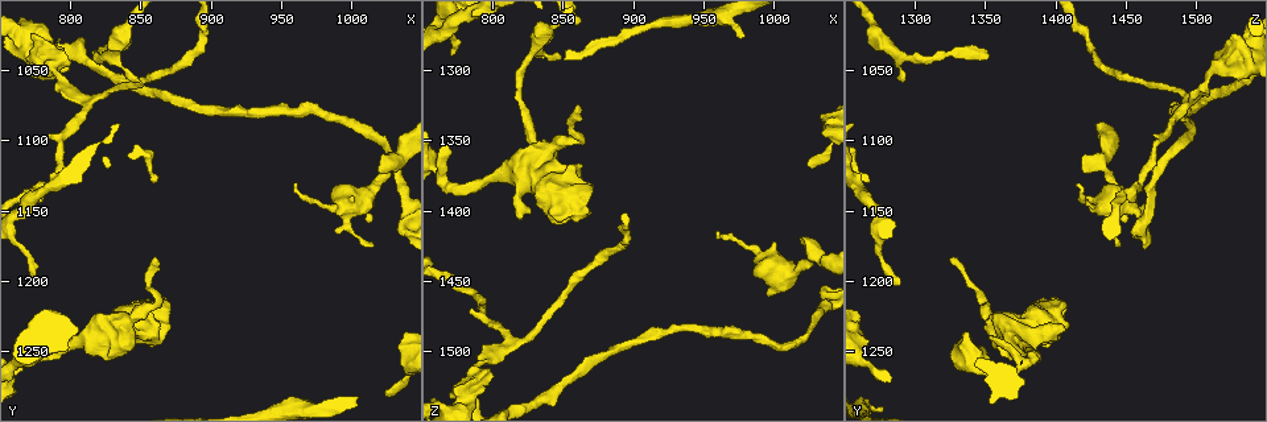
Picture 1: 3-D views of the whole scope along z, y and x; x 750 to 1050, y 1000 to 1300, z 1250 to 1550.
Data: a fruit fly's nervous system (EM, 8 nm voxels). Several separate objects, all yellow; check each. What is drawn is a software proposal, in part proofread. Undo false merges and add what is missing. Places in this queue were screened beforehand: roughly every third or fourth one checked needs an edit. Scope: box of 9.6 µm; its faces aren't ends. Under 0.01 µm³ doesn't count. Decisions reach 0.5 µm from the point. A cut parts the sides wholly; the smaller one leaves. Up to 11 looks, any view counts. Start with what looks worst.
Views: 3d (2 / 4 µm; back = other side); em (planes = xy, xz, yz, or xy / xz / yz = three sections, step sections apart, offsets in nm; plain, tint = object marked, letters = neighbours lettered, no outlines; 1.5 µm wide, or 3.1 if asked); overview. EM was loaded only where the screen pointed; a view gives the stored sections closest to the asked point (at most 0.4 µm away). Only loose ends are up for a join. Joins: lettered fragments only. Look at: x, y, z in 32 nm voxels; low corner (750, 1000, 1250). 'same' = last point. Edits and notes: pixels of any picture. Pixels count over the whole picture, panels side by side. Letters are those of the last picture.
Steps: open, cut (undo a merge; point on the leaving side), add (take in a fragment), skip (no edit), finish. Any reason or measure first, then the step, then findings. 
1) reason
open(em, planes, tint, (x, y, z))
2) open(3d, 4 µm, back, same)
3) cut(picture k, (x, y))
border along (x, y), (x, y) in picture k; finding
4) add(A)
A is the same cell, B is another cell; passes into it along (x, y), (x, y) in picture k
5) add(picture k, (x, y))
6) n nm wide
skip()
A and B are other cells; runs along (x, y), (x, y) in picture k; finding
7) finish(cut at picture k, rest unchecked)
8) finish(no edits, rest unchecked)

an open end
open(em, xy, step 4, tint, (1014, 1174, 1444))

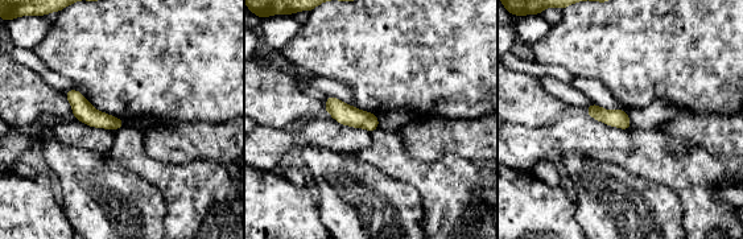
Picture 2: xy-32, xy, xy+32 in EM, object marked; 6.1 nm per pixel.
open(em, planes, letters, same)

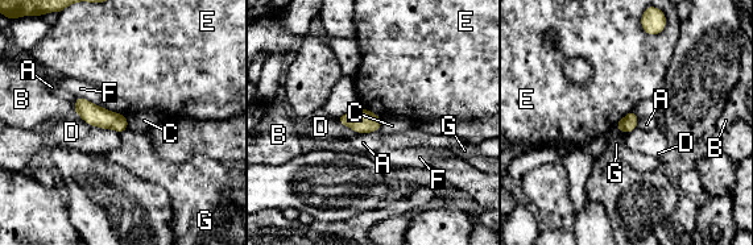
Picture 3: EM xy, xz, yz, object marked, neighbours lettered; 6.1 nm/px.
100 nm wide
skip()
A, B, C, D, E, F and G are other cells; border along (102, 107), (120, 112), (125, 117) in picture 3; none of them fits

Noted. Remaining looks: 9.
thin end
open(3d, 2 µm, (848, 1058, 1292))

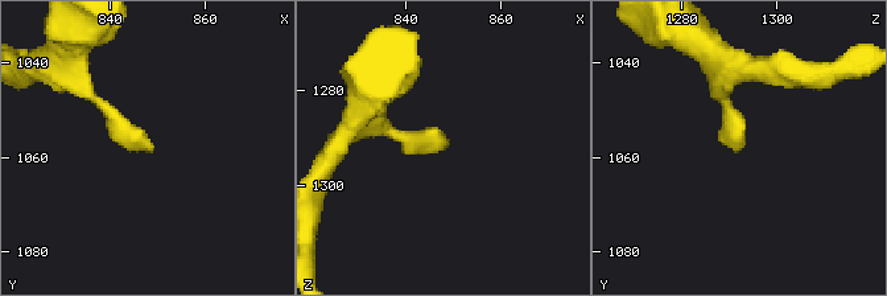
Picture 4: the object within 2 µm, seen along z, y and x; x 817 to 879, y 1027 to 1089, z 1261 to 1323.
need the tissue
open(em, yz, step 4, letters, (848, 1058, 1291))

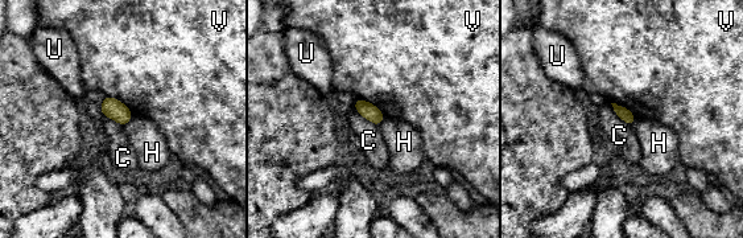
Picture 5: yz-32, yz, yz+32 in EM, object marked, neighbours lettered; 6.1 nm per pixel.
skip()
C, H, U and V are other cells; border along (610, 103), (613, 110), (631, 124) in picture 5; no lettered fragment goes on from it

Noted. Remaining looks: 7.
free end
open(3d, 2 µm, (960, 1132, 1416))

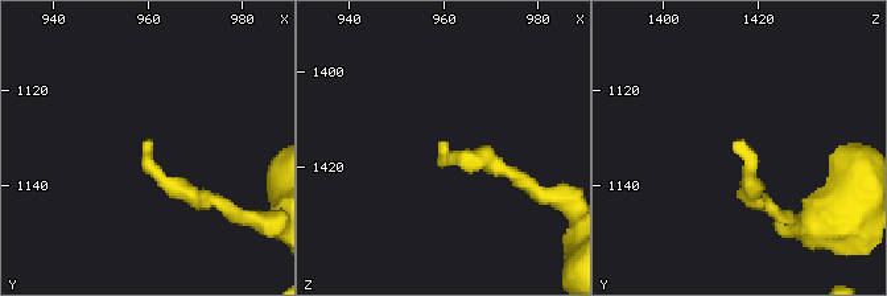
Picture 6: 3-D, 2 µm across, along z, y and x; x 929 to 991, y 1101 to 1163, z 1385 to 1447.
open(em, planes, letters, (959, 1131, 1416))

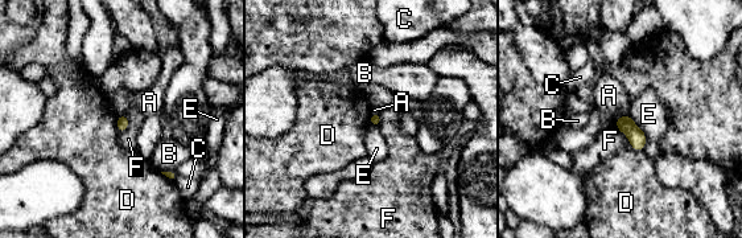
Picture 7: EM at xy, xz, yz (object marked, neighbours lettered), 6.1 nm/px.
skip()
A, B, C, D, E and F are other cells; none of them fits

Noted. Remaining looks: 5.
a fork
open(em, planes, letters, (1028, 1118, 1432))

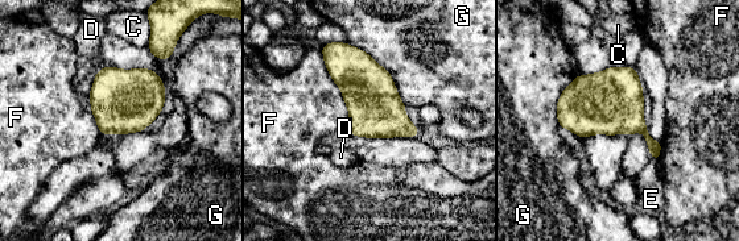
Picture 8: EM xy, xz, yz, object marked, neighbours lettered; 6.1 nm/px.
340 nm wide
skip()
C, D, E, F and G are other cells; border along (321, 48), (347, 123) in picture 8; continuous, no second cell

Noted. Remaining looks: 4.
finish(no edits, rest unchecked)

